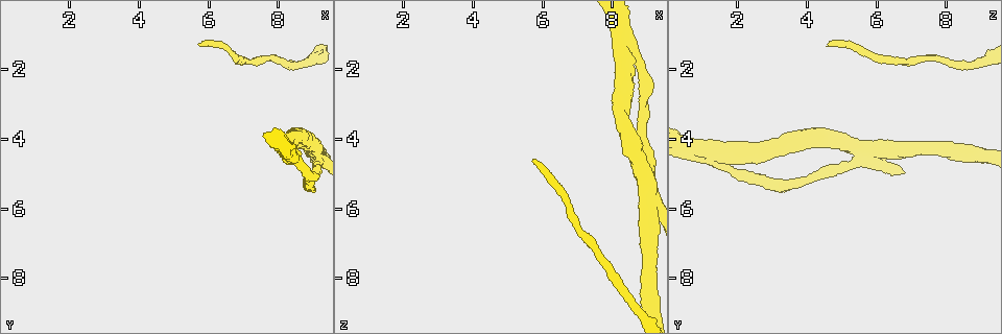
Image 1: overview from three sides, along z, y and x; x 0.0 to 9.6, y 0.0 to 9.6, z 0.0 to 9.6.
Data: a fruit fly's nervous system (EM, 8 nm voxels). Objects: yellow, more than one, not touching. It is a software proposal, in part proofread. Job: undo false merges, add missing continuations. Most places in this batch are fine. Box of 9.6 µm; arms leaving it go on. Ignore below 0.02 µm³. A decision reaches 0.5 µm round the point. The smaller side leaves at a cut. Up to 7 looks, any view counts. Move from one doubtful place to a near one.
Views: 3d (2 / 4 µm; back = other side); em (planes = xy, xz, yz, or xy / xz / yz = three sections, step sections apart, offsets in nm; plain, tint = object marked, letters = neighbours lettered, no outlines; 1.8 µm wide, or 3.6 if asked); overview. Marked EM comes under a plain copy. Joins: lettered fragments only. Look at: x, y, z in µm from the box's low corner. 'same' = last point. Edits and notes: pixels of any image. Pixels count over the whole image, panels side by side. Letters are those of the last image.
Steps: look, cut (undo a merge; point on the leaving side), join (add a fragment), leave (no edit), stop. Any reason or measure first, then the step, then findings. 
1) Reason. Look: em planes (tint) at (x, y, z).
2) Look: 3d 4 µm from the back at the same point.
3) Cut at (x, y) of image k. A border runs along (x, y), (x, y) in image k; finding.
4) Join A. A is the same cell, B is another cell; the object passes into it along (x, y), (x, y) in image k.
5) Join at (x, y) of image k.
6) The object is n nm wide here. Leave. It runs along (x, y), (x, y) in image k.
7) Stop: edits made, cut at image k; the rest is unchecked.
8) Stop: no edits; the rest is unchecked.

An open end. Look: 3d 2 µm at (5.75, 1.25, 4.55).

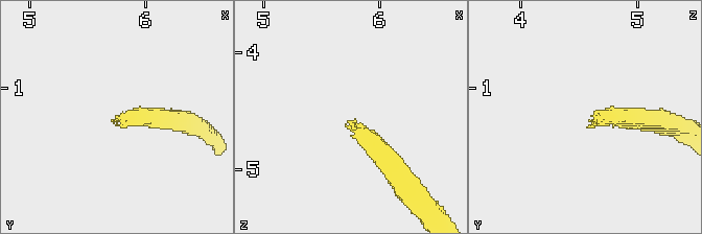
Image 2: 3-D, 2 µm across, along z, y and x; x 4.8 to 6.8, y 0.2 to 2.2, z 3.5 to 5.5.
Look: em yz step 8 (tint) at (5.74, 1.26, 4.58).

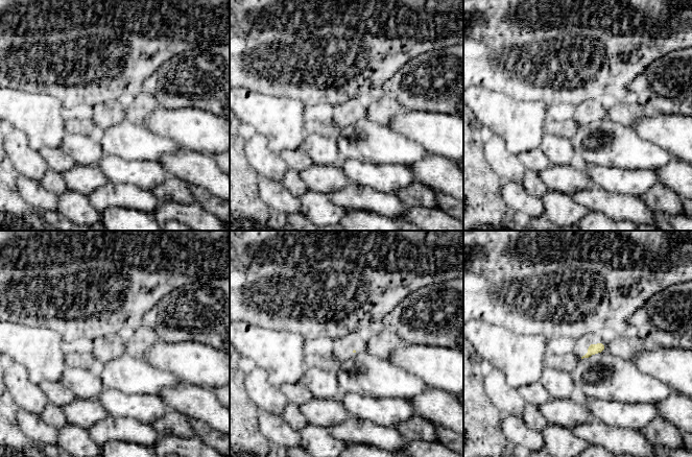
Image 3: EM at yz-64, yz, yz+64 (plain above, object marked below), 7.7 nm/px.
Look: em planes (letters) at the same point.

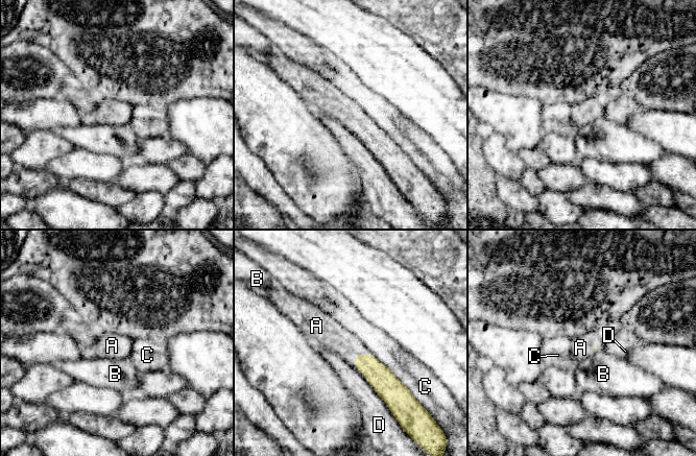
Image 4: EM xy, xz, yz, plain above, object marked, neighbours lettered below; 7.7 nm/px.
Join A. A is the same cell, B, C and D are other cells; the object passes into it along (379, 376), (358, 355), (332, 336) in image 4; it goes on there.

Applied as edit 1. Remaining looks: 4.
See it whole again. Look: overview.

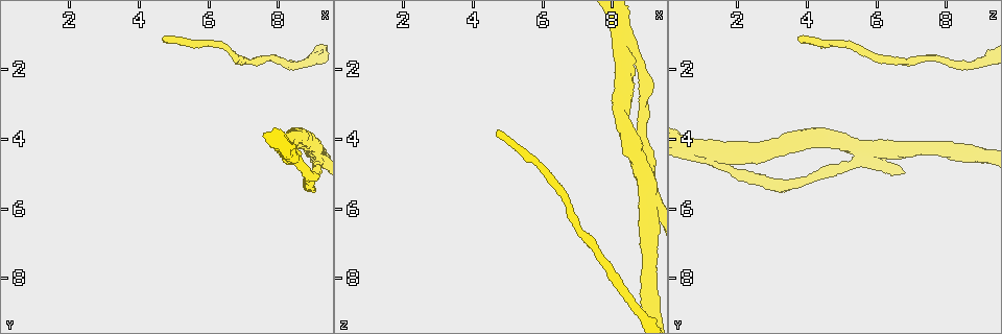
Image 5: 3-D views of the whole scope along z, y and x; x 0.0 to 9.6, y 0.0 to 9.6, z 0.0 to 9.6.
Four arms meet. Look: em xz step 16 (tint) at (8.90, 4.20, 5.40).

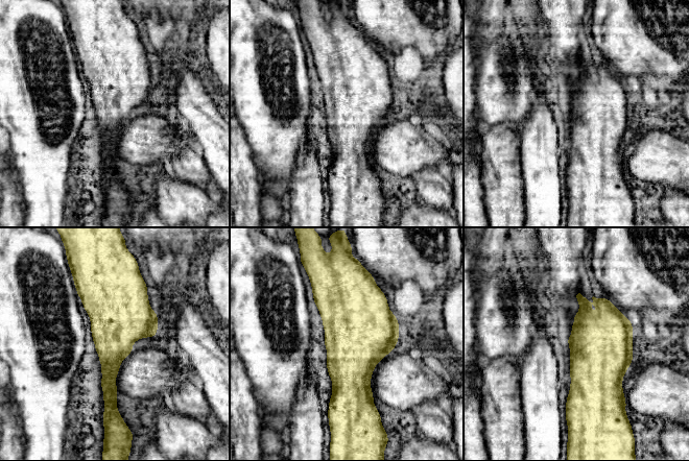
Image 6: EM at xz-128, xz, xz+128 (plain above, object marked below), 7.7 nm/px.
Look: em planes (letters) at the same point.

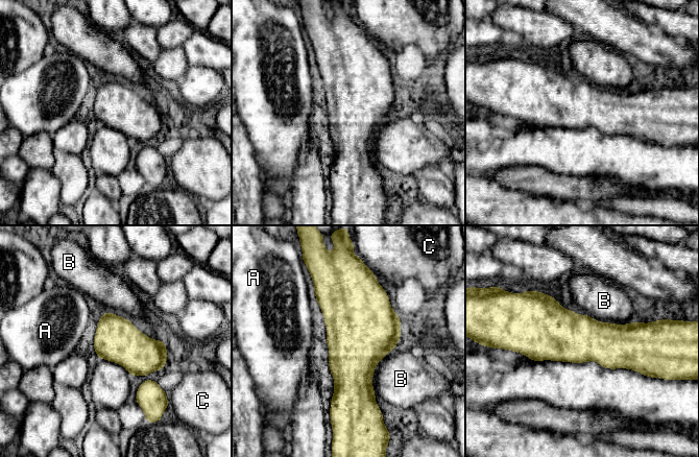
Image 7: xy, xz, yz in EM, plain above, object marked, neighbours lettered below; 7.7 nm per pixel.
The object is 340 nm wide here; the longest contact is with B, 420 nm. Leave. A, B and C are other cells; one neuron here.

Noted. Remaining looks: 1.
Stop: edits made, join at image 4; the rest is unchecked.

